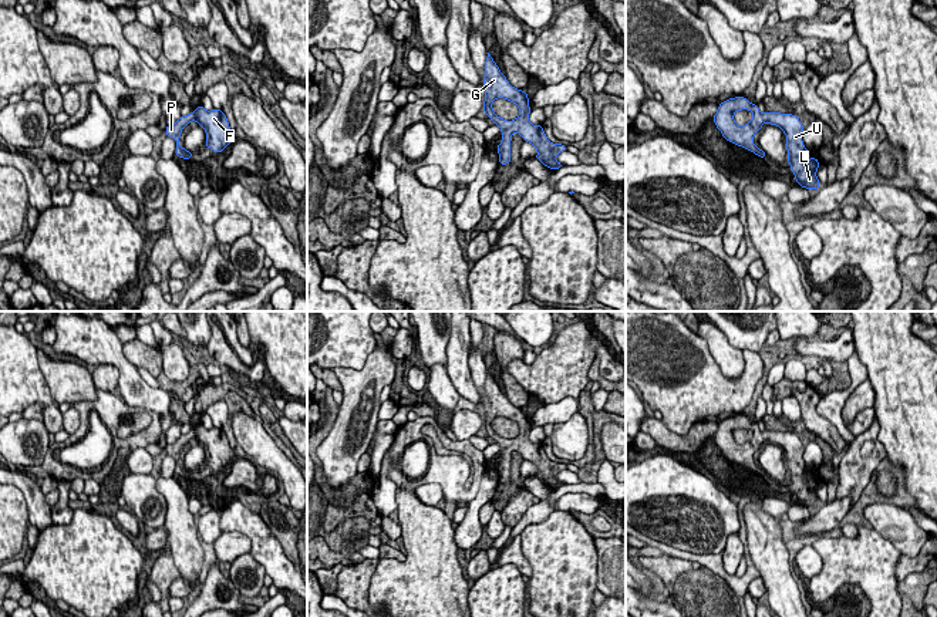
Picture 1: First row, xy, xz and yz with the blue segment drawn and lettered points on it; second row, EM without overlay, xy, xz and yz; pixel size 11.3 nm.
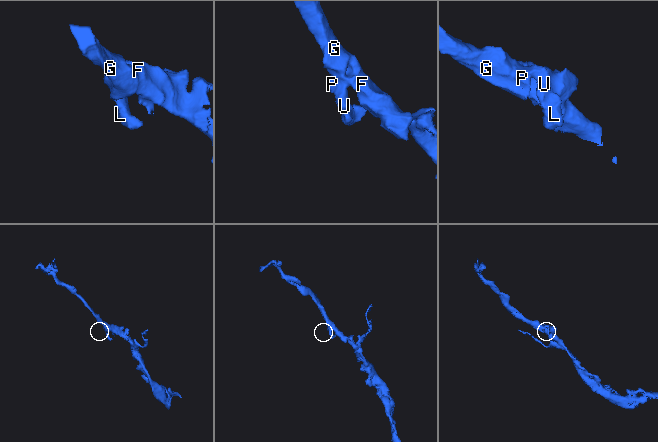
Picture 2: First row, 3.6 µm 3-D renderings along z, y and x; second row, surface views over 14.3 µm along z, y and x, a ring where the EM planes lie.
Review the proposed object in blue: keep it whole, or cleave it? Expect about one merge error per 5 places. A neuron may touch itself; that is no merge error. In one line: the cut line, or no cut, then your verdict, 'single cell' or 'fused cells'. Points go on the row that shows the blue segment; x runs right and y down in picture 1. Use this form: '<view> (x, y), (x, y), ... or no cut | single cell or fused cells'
no cut | single cell

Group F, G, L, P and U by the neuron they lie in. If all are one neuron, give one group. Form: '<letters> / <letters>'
F G L P U

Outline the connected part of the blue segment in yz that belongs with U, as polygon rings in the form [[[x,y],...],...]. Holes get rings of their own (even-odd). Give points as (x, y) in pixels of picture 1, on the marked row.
[[[738,95],[721,102],[712,121],[727,141],[754,152],[762,159],[765,159],[766,154],[755,146],[754,135],[765,122],[779,127],[788,139],[788,163],[791,165],[791,172],[795,173],[793,178],[798,185],[809,191],[820,188],[816,176],[820,163],[816,158],[809,156],[810,152],[802,142],[805,127],[796,115],[781,112],[762,114],[756,104],[751,104],[745,97]],[[742,109],[749,109],[754,117],[748,124],[741,127],[735,124],[734,114]]]

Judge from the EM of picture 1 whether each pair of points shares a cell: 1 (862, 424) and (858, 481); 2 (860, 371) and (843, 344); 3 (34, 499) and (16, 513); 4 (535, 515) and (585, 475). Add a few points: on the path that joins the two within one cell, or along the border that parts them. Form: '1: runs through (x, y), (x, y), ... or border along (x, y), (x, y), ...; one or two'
1: border along (875, 415), (870, 425), (856, 435); two
2: border along (855, 350), (846, 360); two
3: border along (14, 485), (23, 495), (29, 522); two
4: border along (580, 481), (596, 482); two

